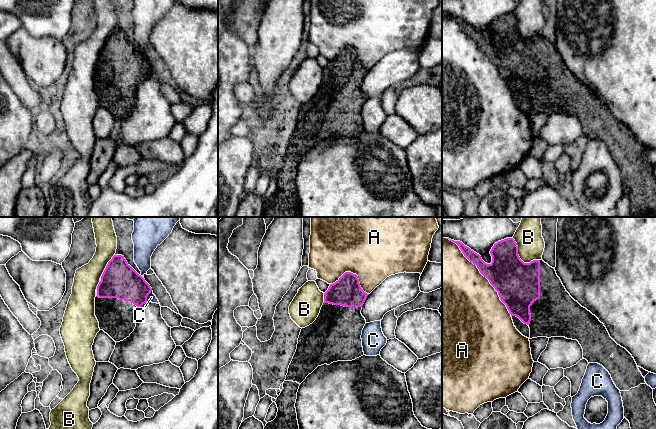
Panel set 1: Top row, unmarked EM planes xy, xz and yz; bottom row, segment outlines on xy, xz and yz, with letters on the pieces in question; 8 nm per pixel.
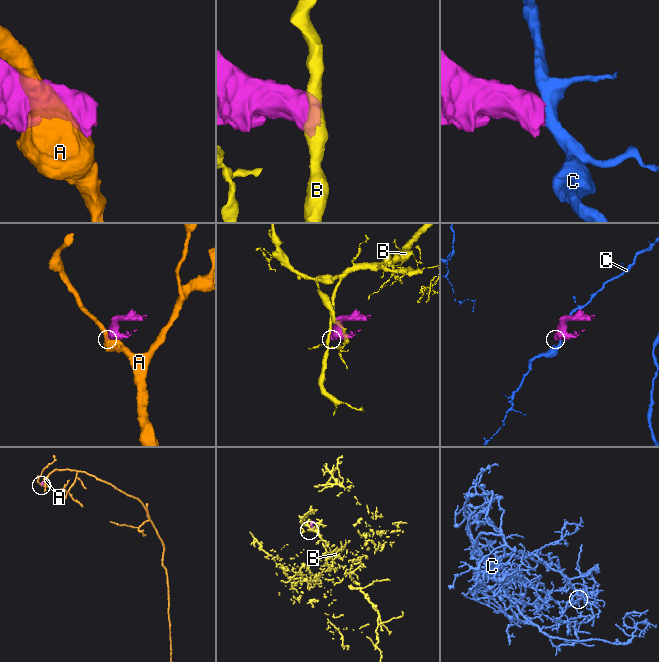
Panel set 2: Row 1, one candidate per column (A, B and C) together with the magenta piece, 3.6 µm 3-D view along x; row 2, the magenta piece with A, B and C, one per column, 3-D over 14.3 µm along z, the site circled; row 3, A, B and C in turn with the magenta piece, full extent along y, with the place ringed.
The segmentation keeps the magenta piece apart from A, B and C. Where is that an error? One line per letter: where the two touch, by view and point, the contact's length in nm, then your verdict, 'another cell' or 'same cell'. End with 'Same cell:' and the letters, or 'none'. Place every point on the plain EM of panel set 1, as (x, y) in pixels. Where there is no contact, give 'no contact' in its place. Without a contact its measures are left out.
A: contact yz (482, 50); length 800 nm; another cell
B: contact yz (519, 33); length 300 nm; another cell
C: contact xy (147, 72); length 100 nm; another cell
Same cell: none

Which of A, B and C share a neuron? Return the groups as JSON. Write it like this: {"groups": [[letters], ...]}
{"groups": [["A"], ["B"], ["C"]]}

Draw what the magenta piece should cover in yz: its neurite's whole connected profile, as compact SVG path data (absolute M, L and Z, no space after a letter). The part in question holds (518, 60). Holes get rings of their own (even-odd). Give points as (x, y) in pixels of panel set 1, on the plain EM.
M506 14L494 20L490 27L492 32L492 38L490 40L485 39L479 30L465 22L462 18L449 16L456 19L464 32L476 41L480 49L489 56L490 60L498 68L500 76L506 81L511 92L518 93L524 100L529 102L530 115L537 113L565 113L567 115L577 116L583 125L583 134L588 139L602 141L609 148L614 160L620 166L624 183L624 193L630 199L631 215L633 217L656 216L656 180L653 175L653 165L646 160L644 154L649 148L639 143L632 131L610 113L604 100L595 91L582 83L570 72L554 44L550 43L542 35L524 39L518 31L518 22L513 14Z

